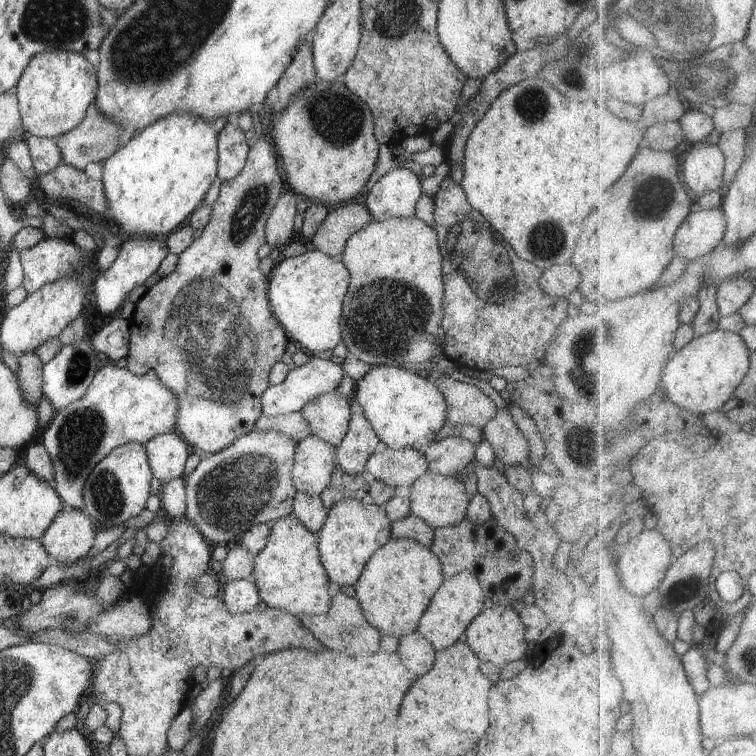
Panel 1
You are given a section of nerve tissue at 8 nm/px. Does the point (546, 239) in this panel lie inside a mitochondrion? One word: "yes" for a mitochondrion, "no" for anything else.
yes

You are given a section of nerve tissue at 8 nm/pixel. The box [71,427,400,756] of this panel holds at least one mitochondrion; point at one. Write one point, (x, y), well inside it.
(225, 497)

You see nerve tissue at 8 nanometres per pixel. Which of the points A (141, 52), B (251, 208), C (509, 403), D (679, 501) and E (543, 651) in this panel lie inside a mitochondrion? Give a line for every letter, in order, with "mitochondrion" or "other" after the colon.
A: mitochondrion
B: mitochondrion
C: other
D: other
E: other

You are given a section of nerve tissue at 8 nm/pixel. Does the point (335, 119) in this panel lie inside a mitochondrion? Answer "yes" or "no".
yes

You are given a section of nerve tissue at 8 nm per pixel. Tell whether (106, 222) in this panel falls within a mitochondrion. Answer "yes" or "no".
no

